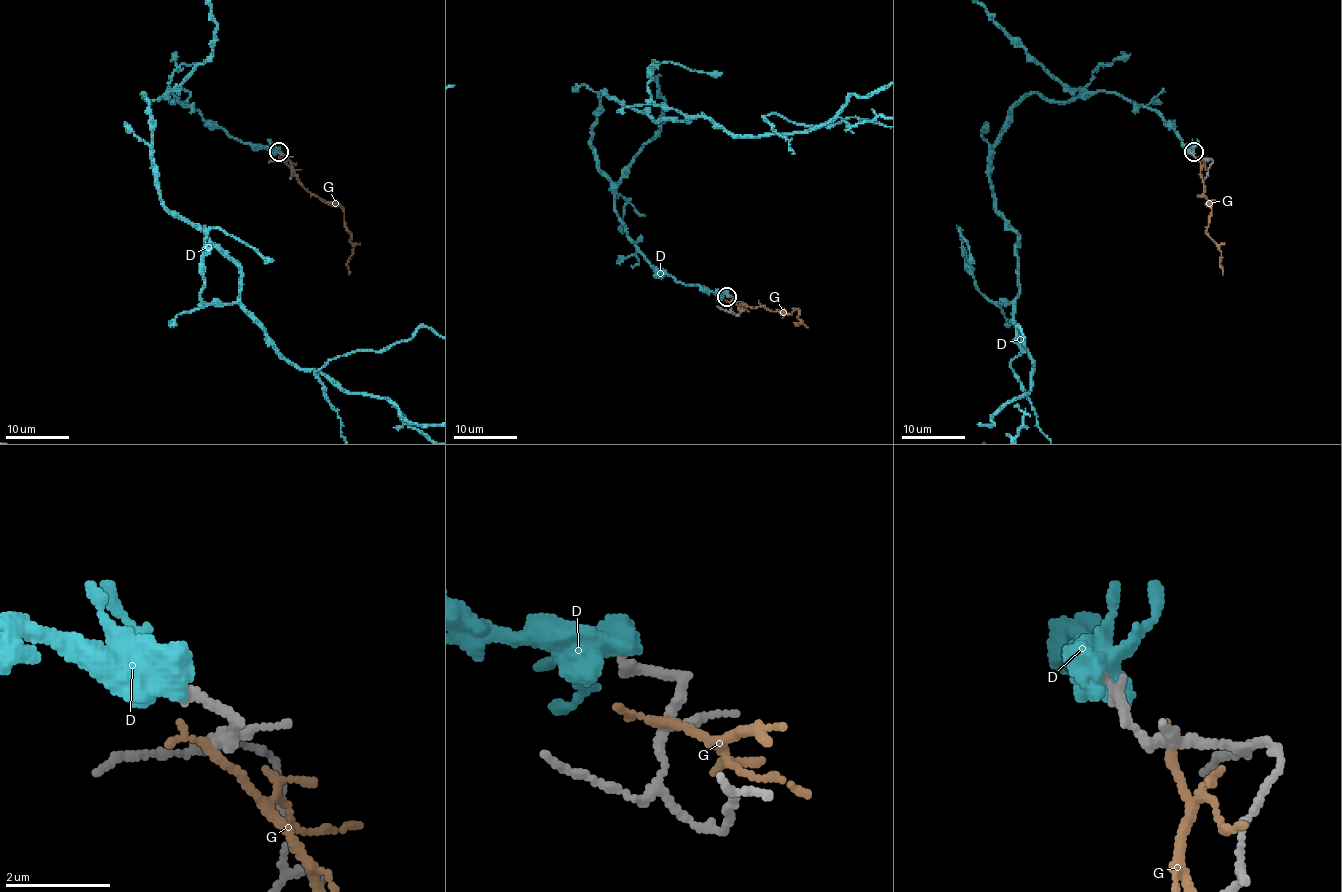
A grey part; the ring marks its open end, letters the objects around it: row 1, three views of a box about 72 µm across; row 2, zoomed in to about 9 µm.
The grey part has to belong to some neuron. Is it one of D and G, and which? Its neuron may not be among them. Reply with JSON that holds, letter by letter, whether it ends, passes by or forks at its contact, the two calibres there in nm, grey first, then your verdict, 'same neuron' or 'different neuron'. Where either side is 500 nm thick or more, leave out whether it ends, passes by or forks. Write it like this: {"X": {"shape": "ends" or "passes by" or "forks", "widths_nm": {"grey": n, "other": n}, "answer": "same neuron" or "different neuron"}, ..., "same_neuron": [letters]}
{"D": {"widths_nm": {"grey": 240, "other": 700}, "answer": "different neuron"}, "G": {"shape": "ends", "widths_nm": {"grey": 190, "other": 200}, "answer": "different neuron"}, "same_neuron": []}

